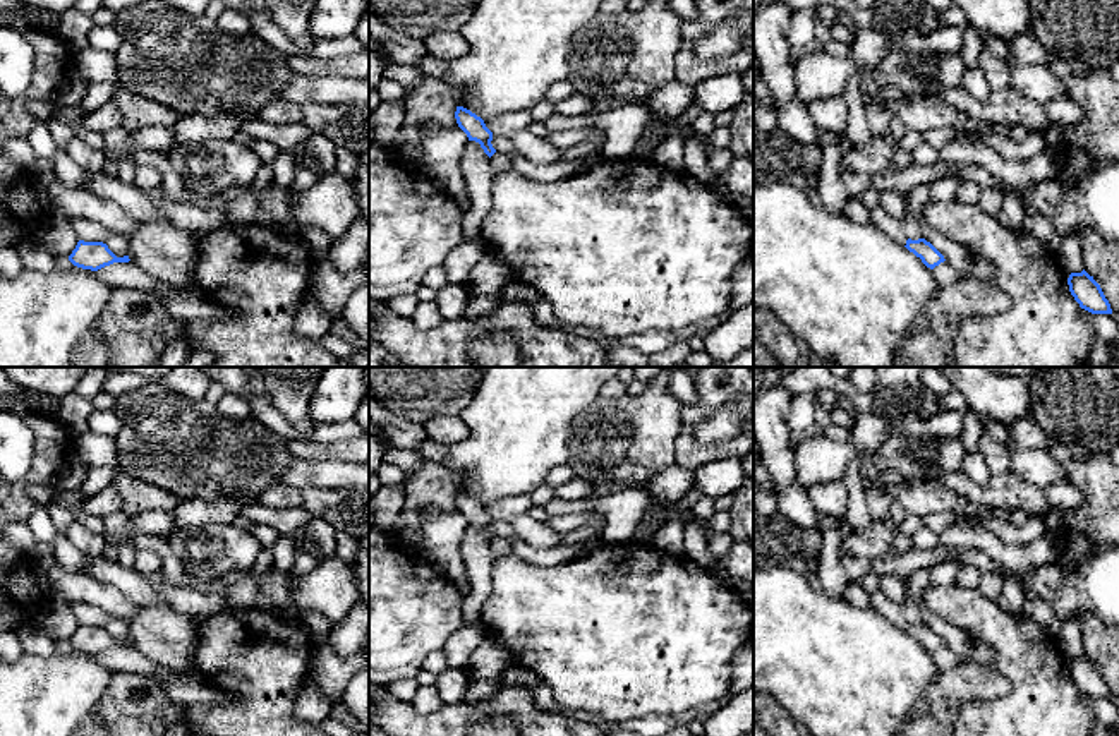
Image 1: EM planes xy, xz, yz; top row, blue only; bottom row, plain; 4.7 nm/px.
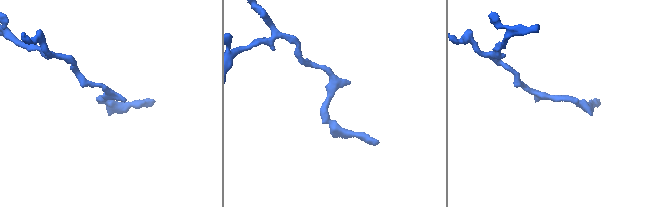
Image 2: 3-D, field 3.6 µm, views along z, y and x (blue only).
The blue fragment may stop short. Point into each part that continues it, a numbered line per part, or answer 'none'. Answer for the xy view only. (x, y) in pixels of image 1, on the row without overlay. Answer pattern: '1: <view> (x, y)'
none

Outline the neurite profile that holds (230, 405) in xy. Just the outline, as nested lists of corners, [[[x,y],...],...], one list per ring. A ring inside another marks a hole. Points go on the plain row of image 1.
[[[228,391],[220,398],[216,408],[221,415],[237,422],[244,422],[252,417],[249,403],[242,396]]]

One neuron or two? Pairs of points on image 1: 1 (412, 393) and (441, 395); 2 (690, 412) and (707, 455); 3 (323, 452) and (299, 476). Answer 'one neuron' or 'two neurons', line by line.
1: one neuron
2: one neuron
3: two neurons

